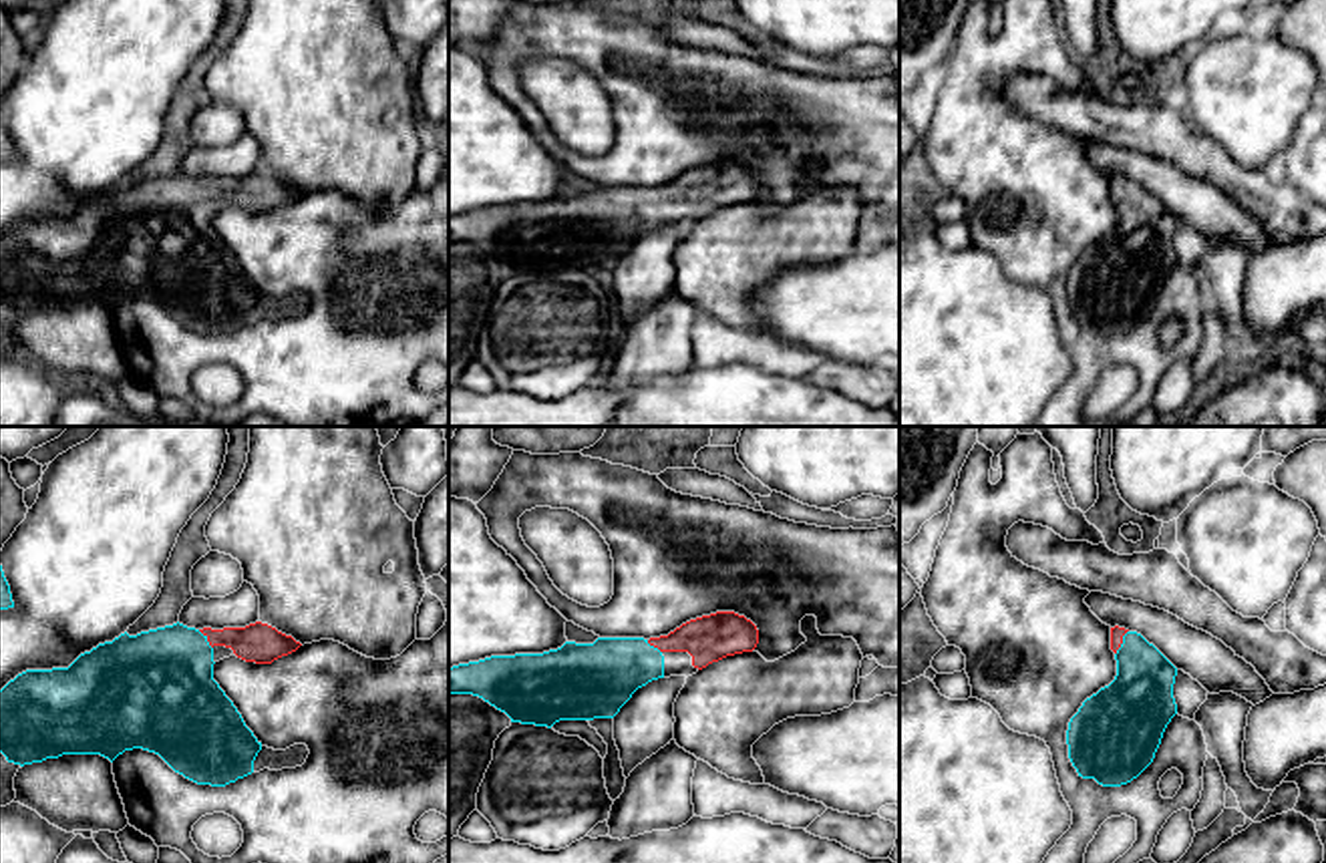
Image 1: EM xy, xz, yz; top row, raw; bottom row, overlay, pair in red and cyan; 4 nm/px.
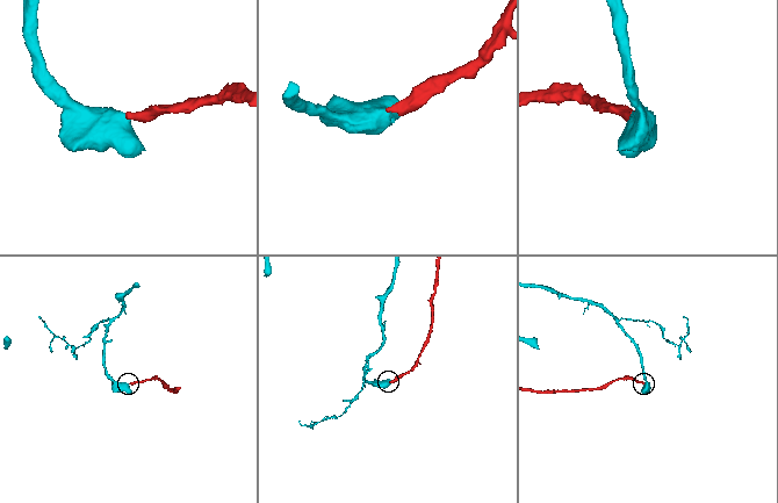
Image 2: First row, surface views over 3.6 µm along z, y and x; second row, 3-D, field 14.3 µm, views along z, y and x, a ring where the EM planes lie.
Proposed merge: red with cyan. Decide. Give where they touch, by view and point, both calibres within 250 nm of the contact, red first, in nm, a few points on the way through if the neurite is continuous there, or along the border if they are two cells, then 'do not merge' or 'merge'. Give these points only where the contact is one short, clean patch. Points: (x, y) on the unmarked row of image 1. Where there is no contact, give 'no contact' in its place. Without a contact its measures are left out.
yz (1121, 192) | 50/280 nm | across yz (1117, 182), (1121, 192), (1139, 214), (1139, 250) | merge

